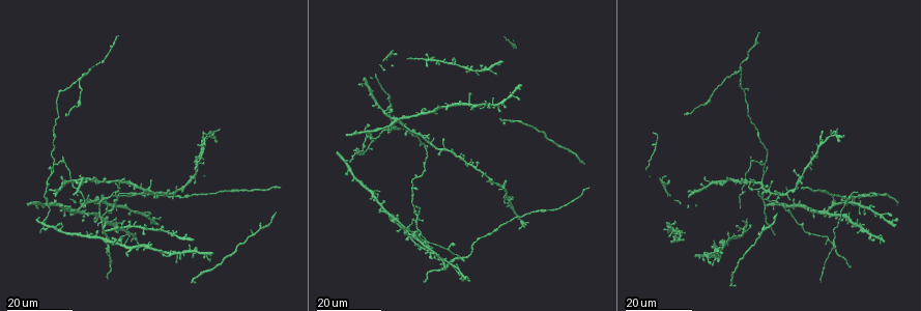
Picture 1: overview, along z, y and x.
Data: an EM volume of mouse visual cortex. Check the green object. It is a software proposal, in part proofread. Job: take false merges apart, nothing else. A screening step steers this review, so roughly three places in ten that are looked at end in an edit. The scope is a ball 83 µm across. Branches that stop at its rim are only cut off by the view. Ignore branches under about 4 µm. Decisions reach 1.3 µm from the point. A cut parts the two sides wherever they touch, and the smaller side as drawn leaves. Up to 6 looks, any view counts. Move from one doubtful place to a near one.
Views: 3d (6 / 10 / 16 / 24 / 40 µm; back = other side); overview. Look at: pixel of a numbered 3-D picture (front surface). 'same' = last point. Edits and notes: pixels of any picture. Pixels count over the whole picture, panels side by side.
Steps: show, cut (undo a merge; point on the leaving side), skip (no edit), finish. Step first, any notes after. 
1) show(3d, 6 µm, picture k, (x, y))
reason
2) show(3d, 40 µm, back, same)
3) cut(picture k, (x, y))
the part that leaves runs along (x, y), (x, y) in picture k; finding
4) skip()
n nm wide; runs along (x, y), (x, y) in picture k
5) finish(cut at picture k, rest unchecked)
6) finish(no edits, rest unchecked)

show(3d, 24 µm, picture 1, (503, 101))

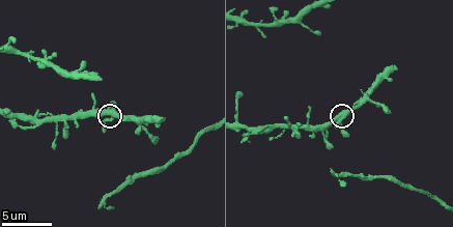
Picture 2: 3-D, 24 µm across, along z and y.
show(3d, 10 µm, picture 2, (107, 120))

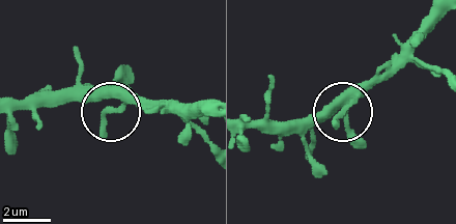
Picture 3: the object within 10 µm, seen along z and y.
show(3d, 10 µm, back, picture 3, (107, 113))
other side

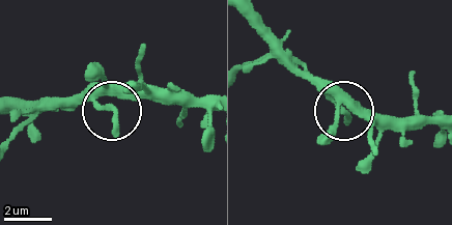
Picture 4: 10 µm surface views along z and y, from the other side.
skip()
280 nm wide; runs along (208, 108), (143, 96), (119, 99), (107, 108), (56, 102) in picture 4; one neuron here

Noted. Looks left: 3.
show(3d, 16 µm, picture 1, (520, 222))
four or more arms meet

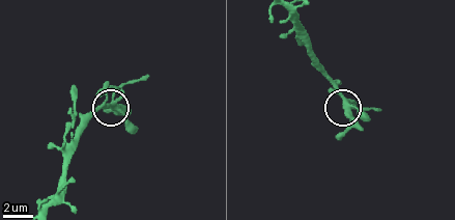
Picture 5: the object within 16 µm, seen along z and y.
show(3d, 6 µm, picture 5, (346, 108))
closer look

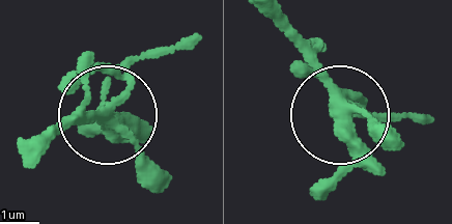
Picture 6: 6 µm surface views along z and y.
skip()
310 nm wide; runs along (287, 23), (347, 151), (320, 198) in picture 6; continuous, no second neuron

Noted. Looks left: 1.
finish(no edits, rest unchecked)

